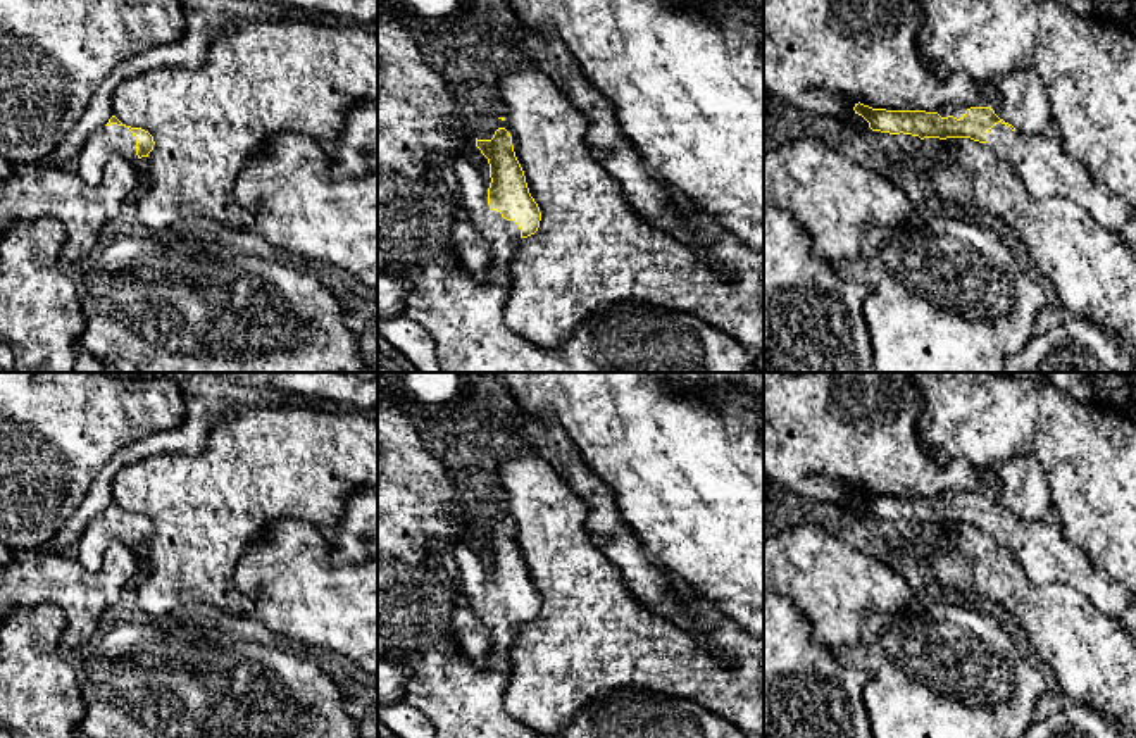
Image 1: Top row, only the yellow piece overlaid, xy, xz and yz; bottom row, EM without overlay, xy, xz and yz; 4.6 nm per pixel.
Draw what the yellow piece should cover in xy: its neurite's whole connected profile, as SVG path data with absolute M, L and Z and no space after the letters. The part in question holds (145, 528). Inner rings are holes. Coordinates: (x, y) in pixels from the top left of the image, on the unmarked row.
M115 502L95 517L78 540L76 559L88 572L97 572L103 564L103 554L115 540L134 548L136 545L148 543L153 536L153 522L141 516L122 510Z

